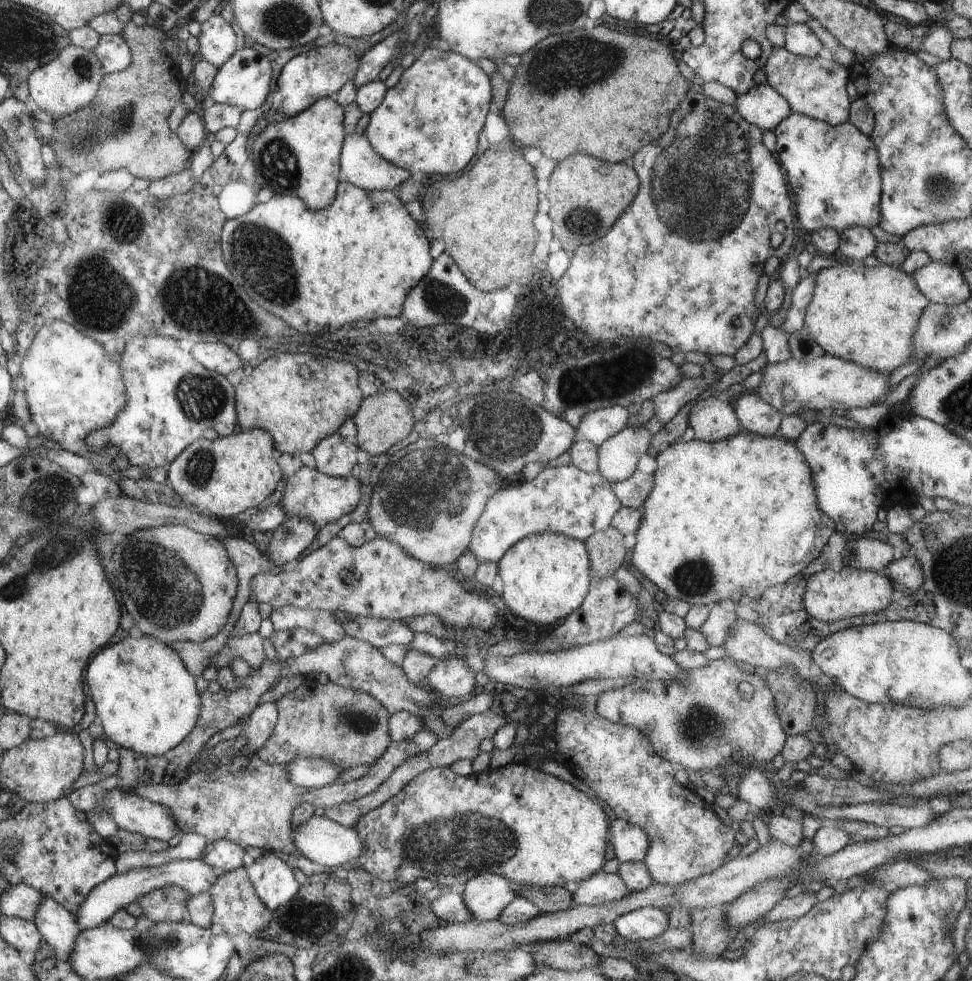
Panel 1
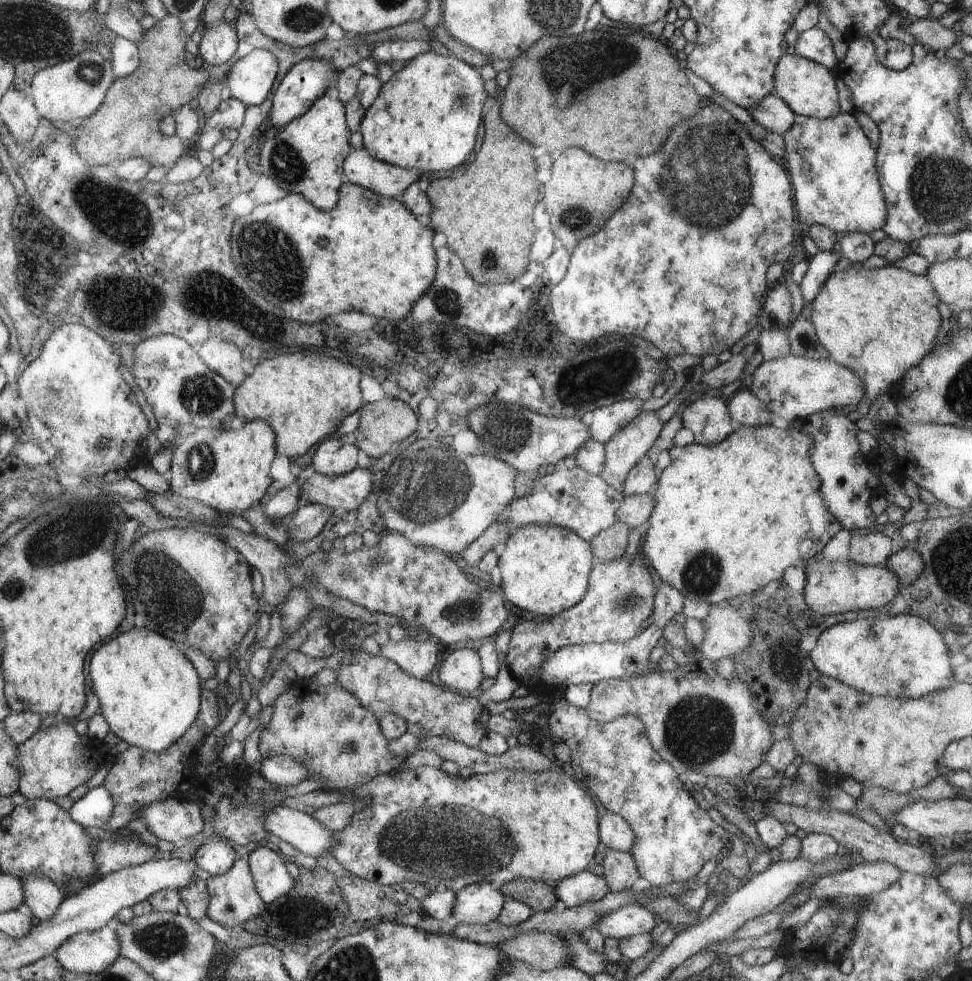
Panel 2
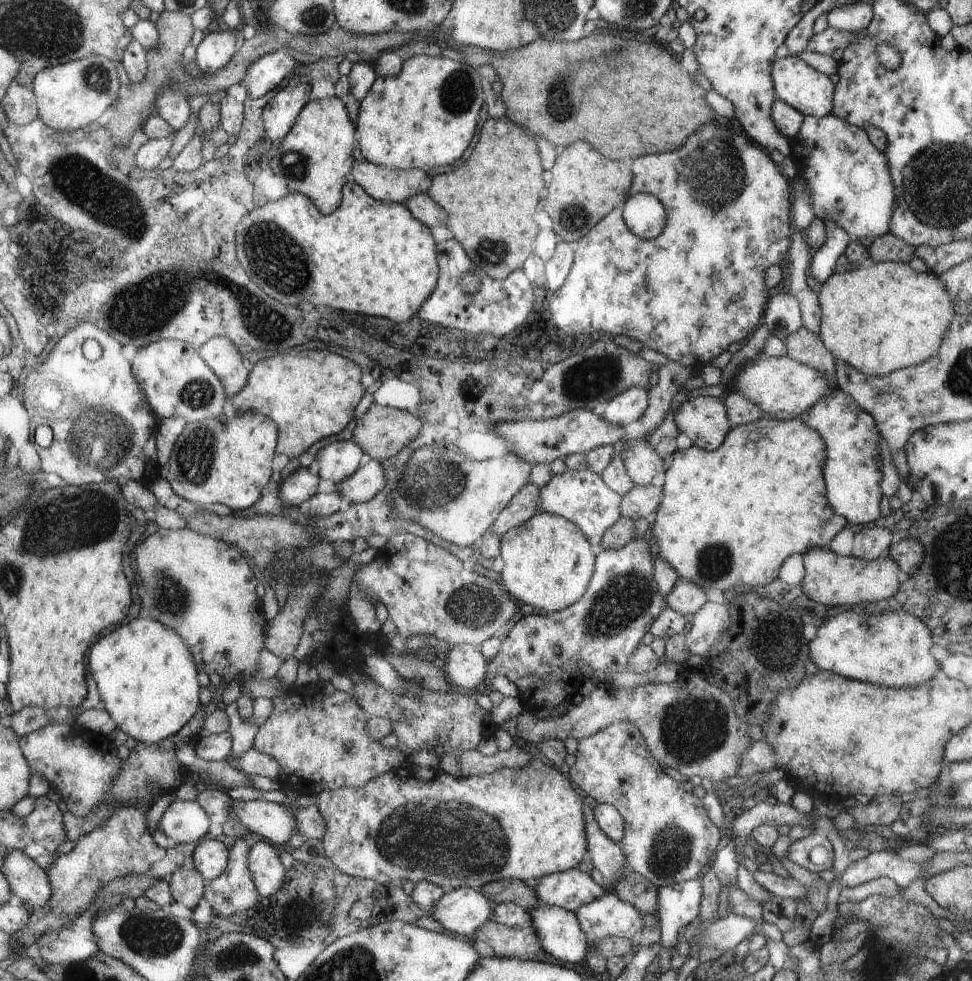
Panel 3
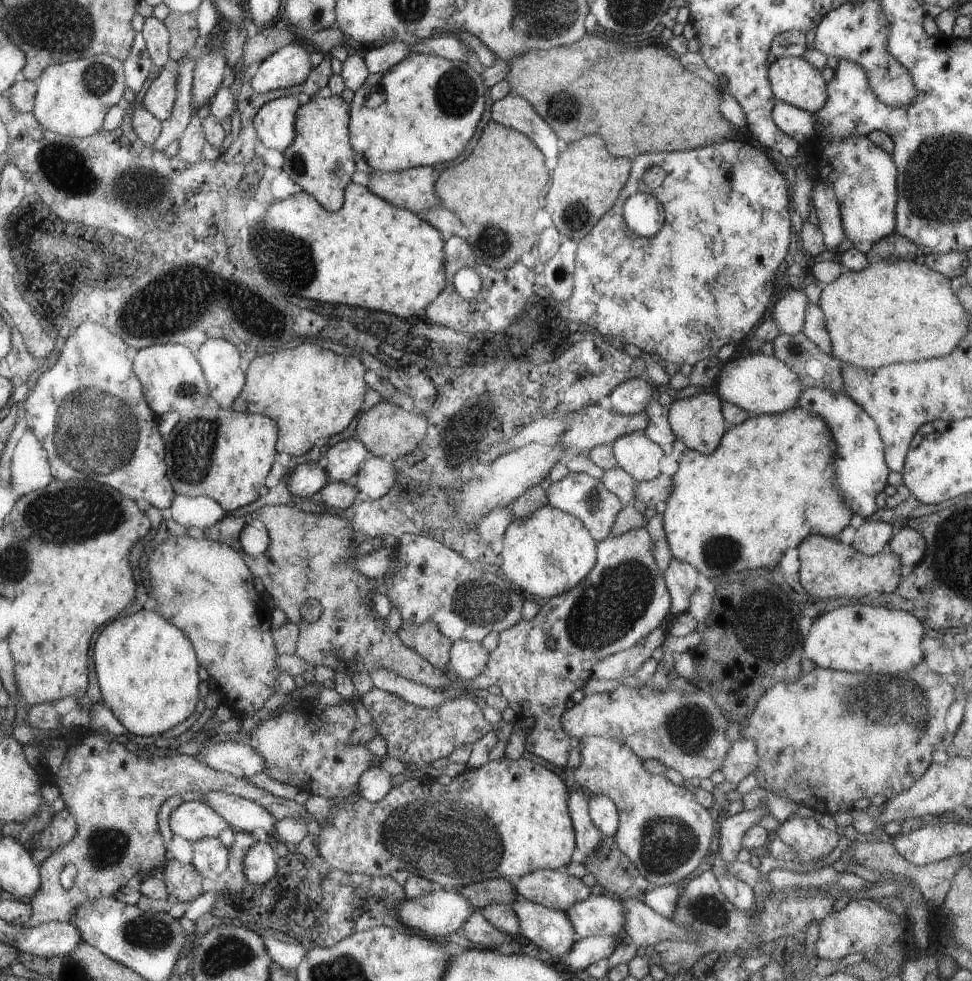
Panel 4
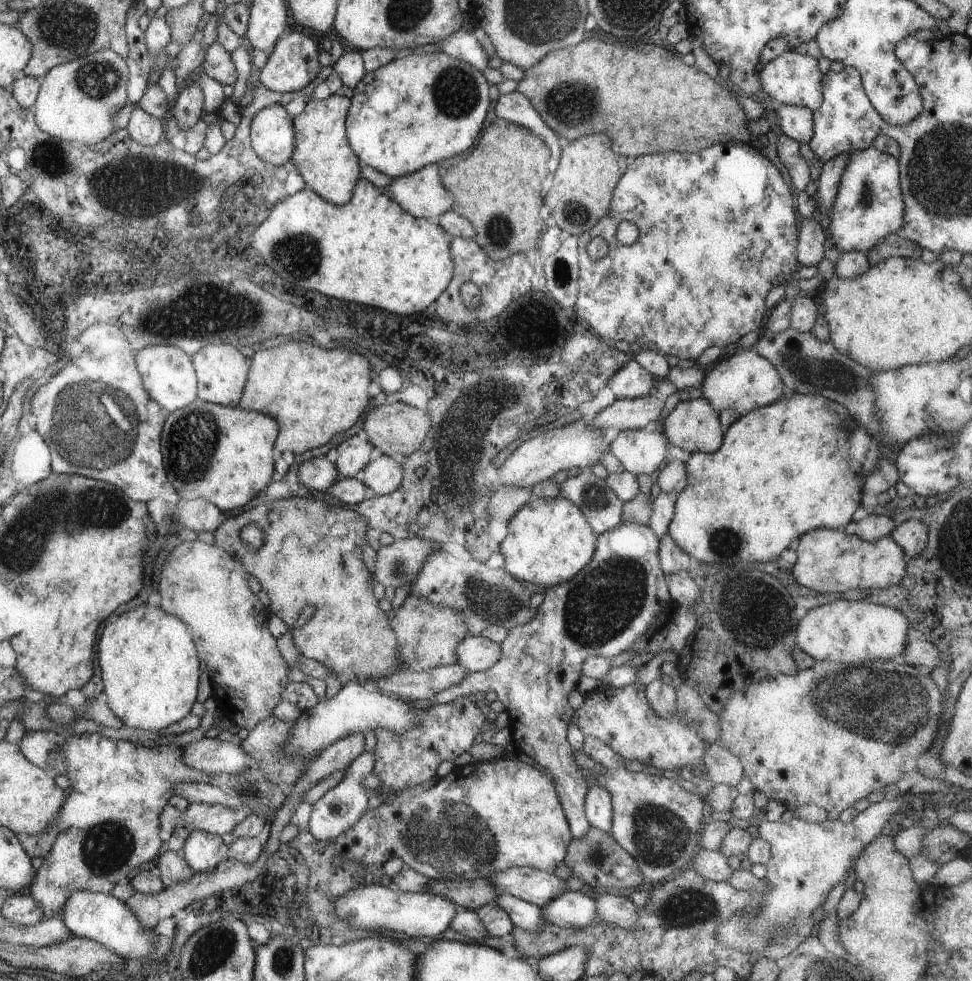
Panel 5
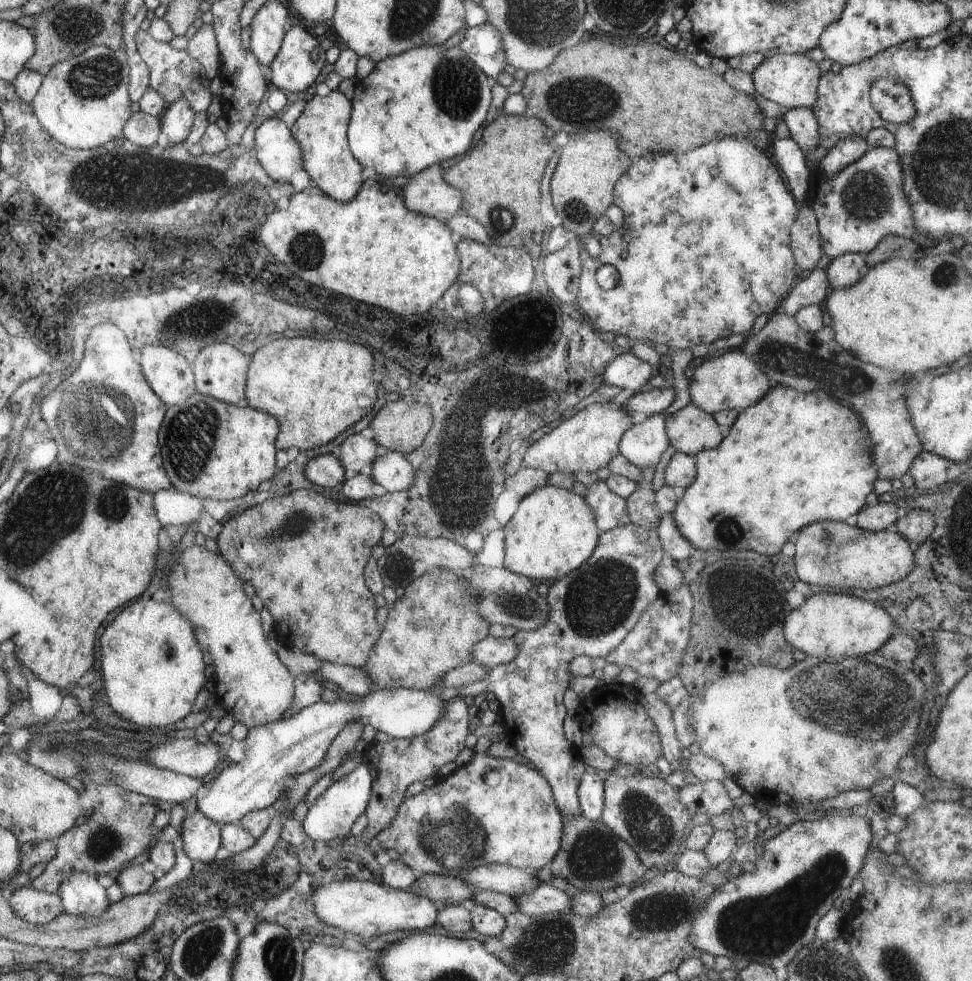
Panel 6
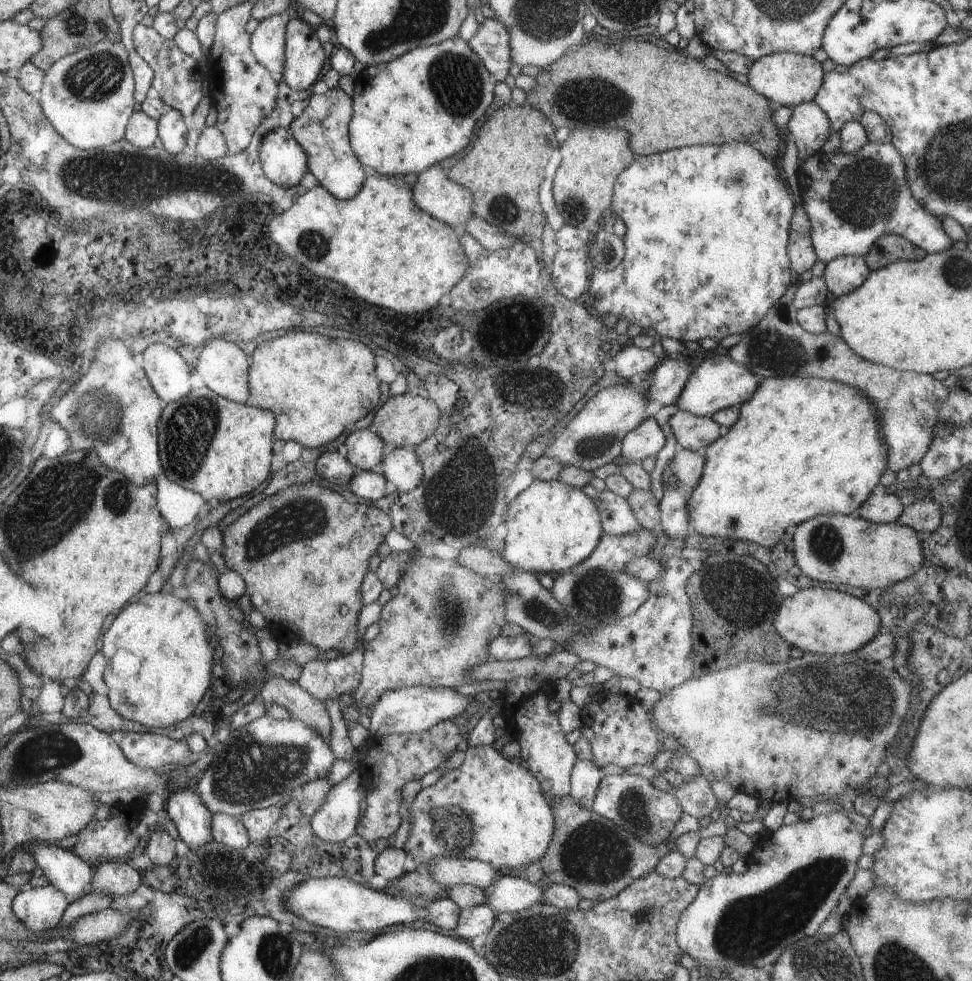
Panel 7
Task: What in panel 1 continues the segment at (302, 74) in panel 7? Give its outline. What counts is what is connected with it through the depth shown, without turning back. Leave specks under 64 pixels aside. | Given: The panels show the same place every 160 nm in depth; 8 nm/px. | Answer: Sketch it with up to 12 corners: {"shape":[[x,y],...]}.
{"shape":[[251,44],[220,66],[207,102],[258,108],[272,63]]}

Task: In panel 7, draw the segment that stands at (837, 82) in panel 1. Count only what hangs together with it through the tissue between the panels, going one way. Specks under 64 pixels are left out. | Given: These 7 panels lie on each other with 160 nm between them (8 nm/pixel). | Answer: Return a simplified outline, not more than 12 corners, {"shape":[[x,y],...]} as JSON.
{"shape":[[782,51],[755,60],[744,80],[792,109],[816,96],[825,71]]}

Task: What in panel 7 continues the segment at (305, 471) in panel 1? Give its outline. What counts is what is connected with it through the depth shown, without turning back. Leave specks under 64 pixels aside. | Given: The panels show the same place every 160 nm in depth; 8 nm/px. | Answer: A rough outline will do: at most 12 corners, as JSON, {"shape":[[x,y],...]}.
{"shape":[[396,447],[382,459],[382,474],[400,492],[422,482],[414,450]]}

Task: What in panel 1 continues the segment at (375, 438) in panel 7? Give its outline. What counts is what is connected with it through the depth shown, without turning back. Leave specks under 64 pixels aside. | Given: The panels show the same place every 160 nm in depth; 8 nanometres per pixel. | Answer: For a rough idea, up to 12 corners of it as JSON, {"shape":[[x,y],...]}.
{"shape":[[339,434],[311,450],[316,470],[348,478],[359,446]]}

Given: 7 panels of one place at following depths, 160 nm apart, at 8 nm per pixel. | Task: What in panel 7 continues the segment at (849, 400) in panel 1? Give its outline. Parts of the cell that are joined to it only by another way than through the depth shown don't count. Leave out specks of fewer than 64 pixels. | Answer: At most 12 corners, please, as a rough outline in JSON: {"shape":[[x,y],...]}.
{"shape":[[724,354],[691,371],[674,404],[709,417],[738,407],[762,378]]}

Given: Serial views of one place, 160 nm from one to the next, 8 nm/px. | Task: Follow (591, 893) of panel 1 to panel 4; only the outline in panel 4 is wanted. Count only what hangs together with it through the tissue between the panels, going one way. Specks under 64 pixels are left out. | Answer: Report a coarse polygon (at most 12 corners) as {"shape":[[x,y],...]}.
{"shape":[[564,869],[511,881],[519,898],[562,912],[591,895]]}

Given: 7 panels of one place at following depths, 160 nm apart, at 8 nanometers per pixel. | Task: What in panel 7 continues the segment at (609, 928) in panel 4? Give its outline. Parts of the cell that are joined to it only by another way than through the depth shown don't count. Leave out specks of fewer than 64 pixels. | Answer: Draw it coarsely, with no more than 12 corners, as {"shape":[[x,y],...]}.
{"shape":[[500,875],[482,890],[495,913],[542,903],[544,885]]}

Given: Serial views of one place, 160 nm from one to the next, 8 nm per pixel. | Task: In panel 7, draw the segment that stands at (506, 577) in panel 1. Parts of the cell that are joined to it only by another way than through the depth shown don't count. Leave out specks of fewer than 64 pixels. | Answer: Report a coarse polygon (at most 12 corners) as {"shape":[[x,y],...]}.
{"shape":[[534,479],[510,501],[501,557],[566,572],[604,533],[595,501]]}

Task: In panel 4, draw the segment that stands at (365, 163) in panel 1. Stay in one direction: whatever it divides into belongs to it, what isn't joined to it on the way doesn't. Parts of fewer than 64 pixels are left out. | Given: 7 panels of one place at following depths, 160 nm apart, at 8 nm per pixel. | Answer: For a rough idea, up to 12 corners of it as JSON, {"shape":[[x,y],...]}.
{"shape":[[432,166],[373,170],[366,187],[424,218],[443,207]]}

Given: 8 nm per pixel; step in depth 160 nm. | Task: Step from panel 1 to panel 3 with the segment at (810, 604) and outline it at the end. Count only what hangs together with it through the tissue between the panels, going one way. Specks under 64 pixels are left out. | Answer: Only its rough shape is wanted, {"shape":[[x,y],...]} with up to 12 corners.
{"shape":[[827,547],[803,555],[799,586],[824,606],[886,600],[898,563]]}

